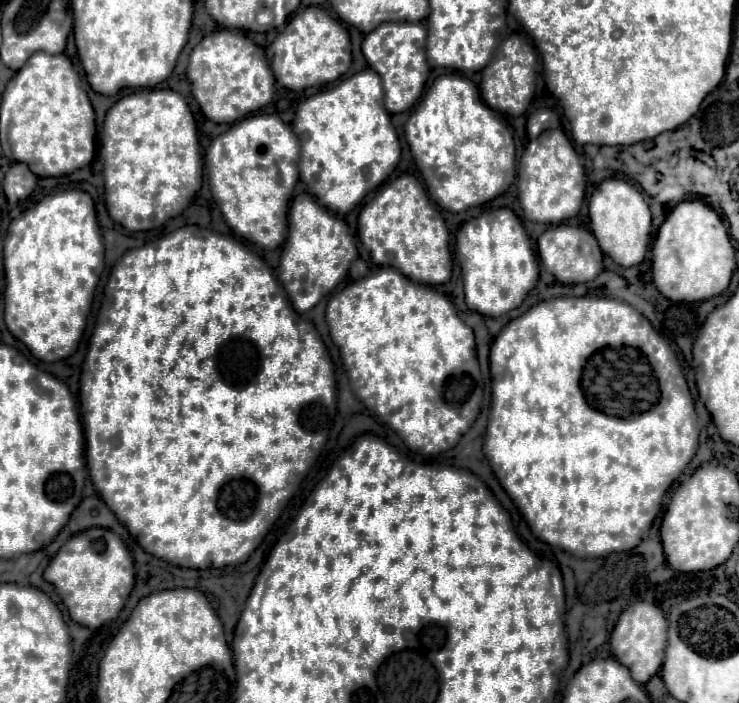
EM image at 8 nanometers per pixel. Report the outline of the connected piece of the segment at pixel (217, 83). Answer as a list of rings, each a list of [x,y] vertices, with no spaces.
[[[218,29],[206,35],[190,53],[188,81],[202,113],[214,123],[234,123],[266,107],[274,97],[274,75],[264,49],[240,31]]]

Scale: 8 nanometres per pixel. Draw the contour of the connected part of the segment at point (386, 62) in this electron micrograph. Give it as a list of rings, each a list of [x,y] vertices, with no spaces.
[[[382,23],[378,29],[364,37],[362,53],[368,65],[382,77],[384,103],[390,113],[402,113],[412,109],[422,95],[428,77],[424,43],[426,27],[420,23]]]

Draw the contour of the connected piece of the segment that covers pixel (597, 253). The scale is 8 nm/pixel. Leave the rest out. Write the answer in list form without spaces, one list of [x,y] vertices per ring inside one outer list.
[[[558,225],[546,229],[538,237],[538,255],[548,273],[552,273],[560,283],[588,283],[602,271],[602,251],[596,243],[596,237],[584,229],[574,225]]]

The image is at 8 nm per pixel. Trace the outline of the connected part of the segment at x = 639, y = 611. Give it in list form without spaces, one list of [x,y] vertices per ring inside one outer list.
[[[644,601],[632,603],[618,617],[610,637],[610,649],[612,649],[612,655],[620,663],[624,663],[624,667],[630,669],[632,679],[636,679],[636,683],[642,683],[642,685],[648,683],[650,677],[656,675],[656,671],[662,667],[664,647],[666,647],[666,629],[668,629],[668,621],[664,613],[652,603],[644,603]]]

